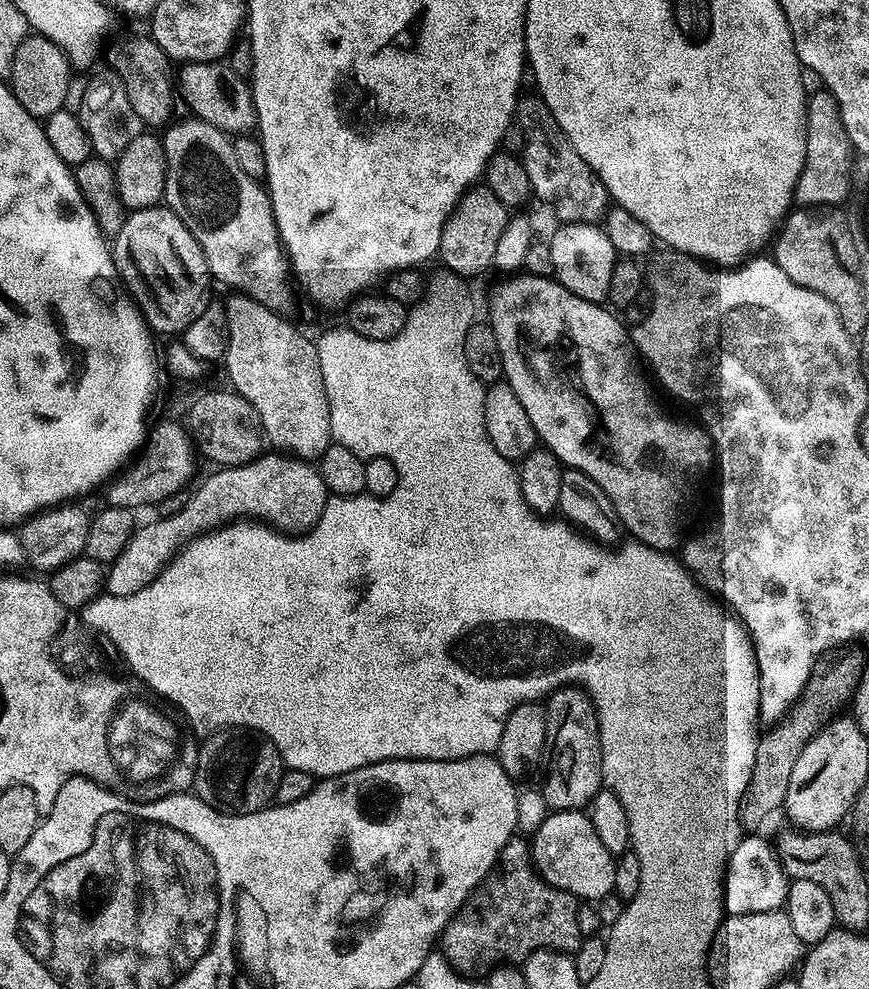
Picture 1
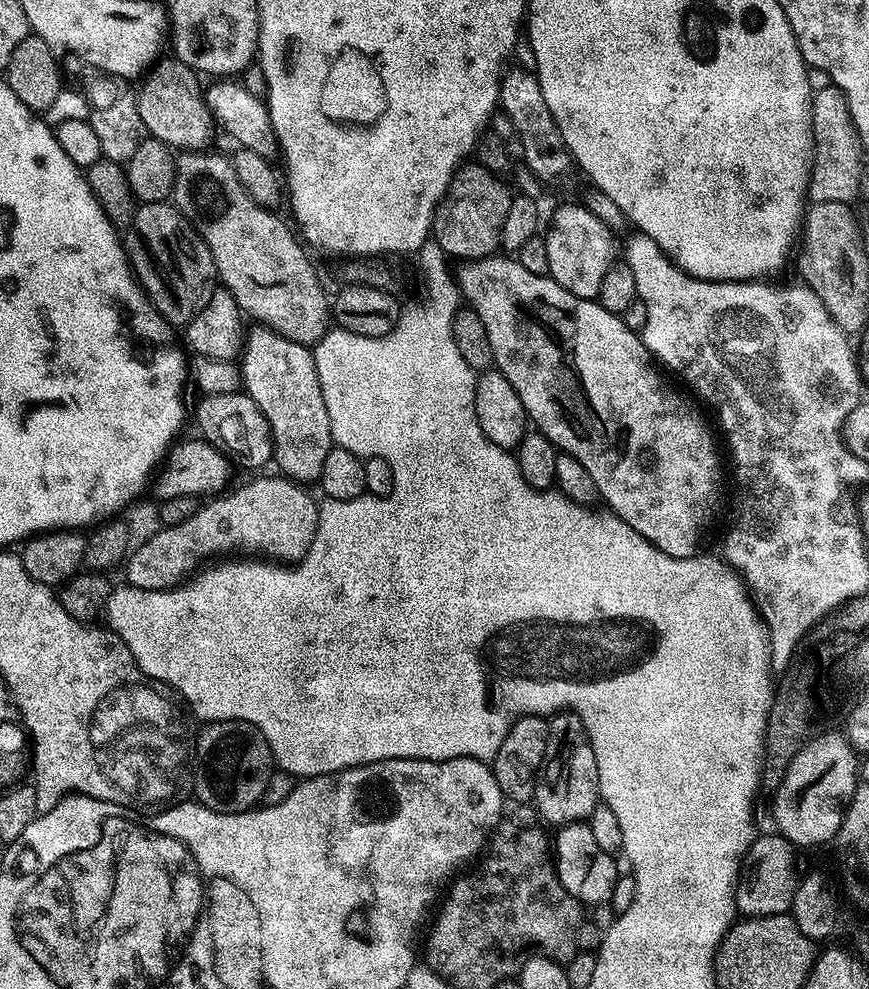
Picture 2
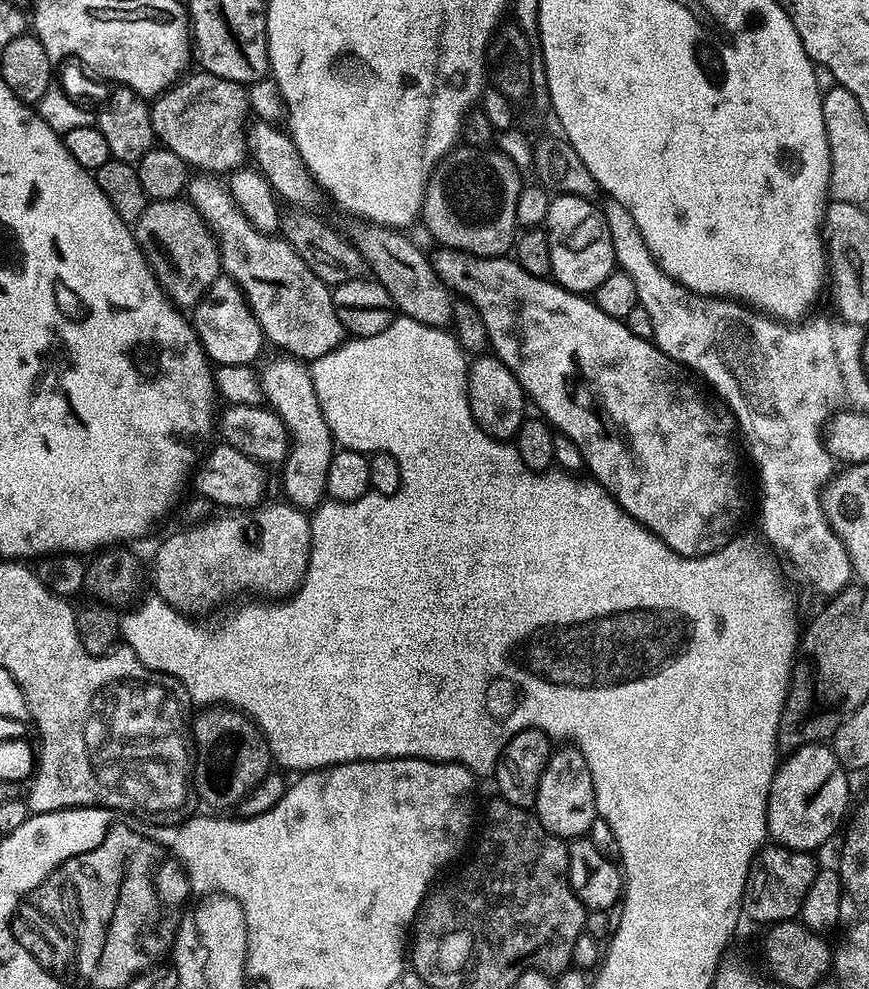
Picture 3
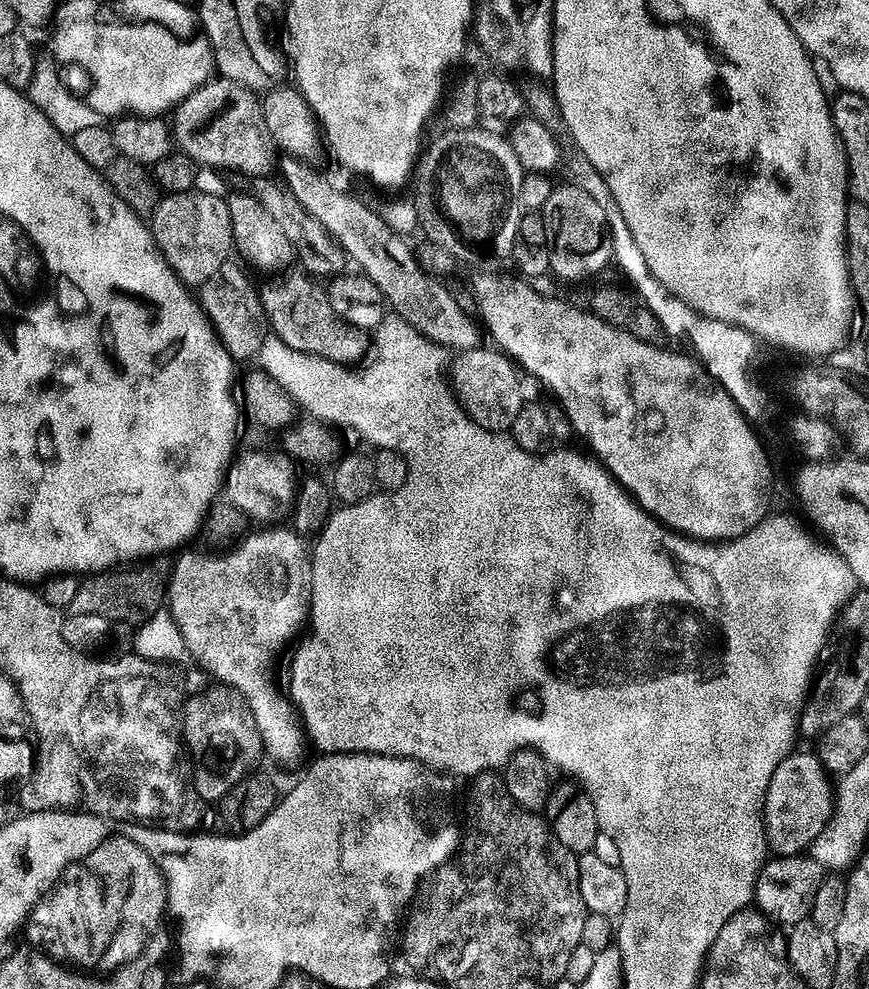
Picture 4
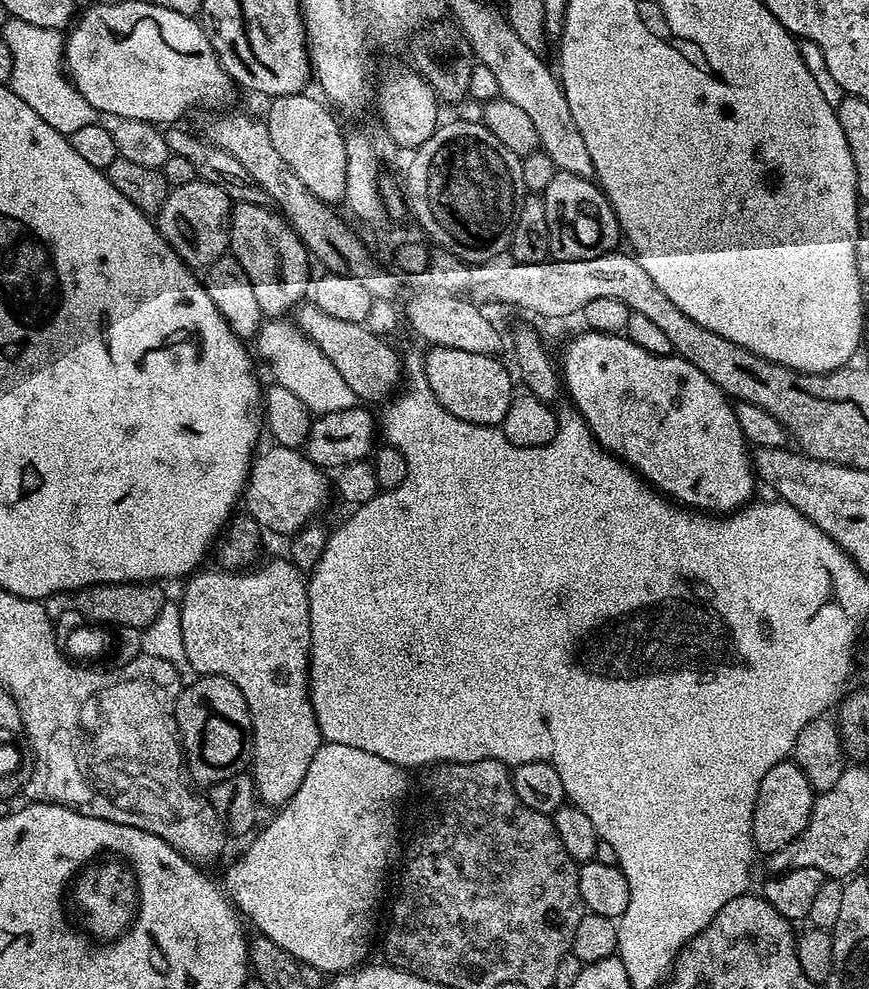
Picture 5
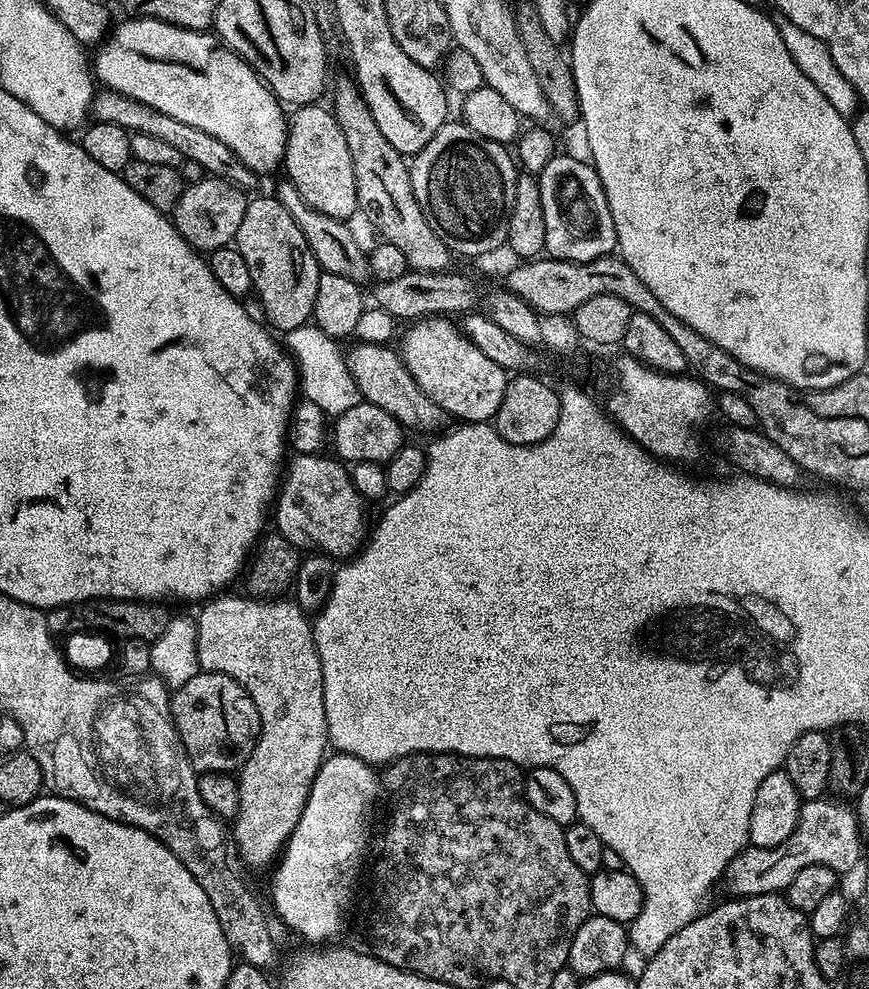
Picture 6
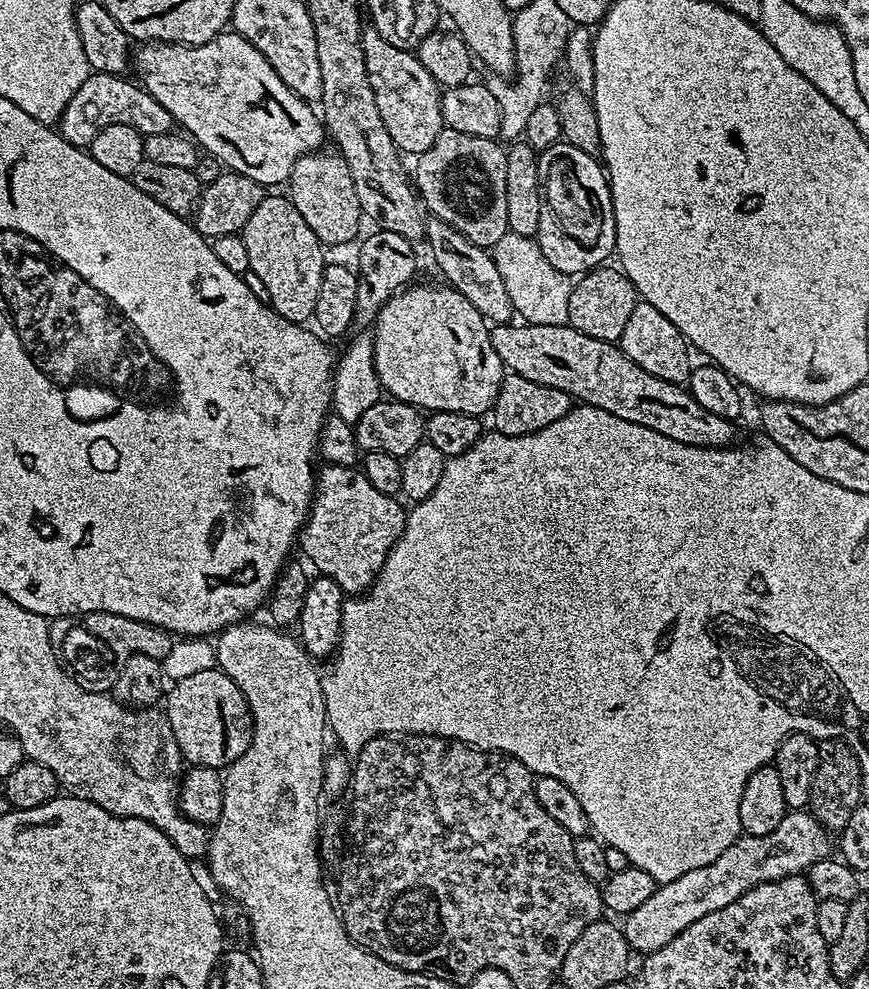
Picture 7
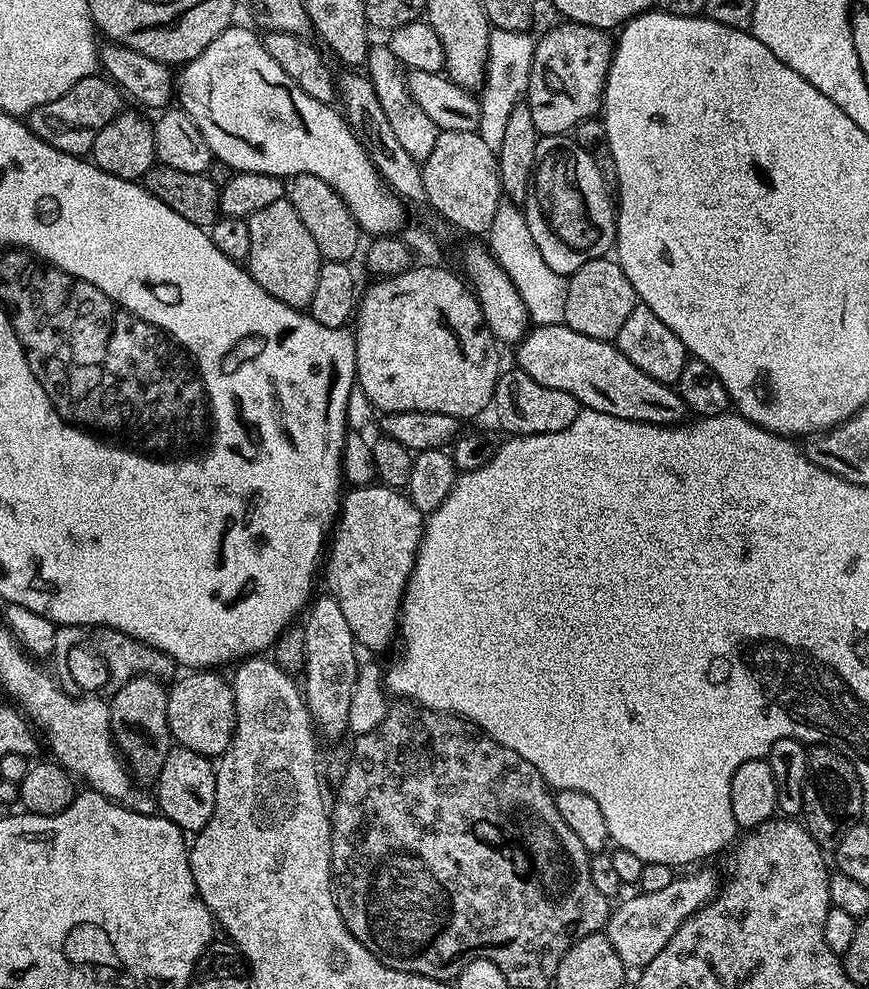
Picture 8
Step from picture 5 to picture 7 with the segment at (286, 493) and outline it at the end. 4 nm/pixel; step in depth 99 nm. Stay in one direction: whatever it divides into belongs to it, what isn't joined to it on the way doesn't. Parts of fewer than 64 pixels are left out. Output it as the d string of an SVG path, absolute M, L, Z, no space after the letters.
M324 464L316 478L312 509L298 537L303 559L316 567L319 575L334 578L346 594L367 592L402 534L406 515L403 506L397 497L374 490L359 467Z

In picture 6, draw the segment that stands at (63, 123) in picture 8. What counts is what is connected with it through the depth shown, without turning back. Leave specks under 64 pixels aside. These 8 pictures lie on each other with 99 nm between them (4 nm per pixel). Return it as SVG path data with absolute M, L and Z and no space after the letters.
M100 90L92 97L91 115L99 122L110 122L114 126L122 126L130 134L141 132L142 134L154 134L154 138L174 146L181 158L190 162L198 162L202 170L212 178L230 182L238 189L249 190L258 180L257 173L248 169L244 163L226 146L226 142L218 142L214 134L206 134L206 130L198 130L198 126L189 126L186 122L178 122L178 118L170 118L170 114L162 114L138 102L134 98L126 98L117 92Z

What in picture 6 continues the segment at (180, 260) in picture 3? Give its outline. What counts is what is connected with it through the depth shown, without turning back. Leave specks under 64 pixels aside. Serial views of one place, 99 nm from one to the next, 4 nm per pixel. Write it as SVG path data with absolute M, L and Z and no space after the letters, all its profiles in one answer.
M206 178L197 184L189 184L173 206L170 219L185 242L201 254L215 248L229 247L242 226L242 214L246 214L249 197L230 182Z

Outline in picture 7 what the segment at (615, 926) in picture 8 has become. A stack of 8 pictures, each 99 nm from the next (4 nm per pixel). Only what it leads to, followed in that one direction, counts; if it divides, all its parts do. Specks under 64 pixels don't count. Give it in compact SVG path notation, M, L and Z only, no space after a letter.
M808 810L789 811L776 829L765 836L740 835L725 852L714 858L714 862L710 862L710 866L690 870L674 882L659 885L638 910L627 913L622 921L626 942L636 954L662 950L662 946L678 938L686 926L694 926L698 918L706 918L706 914L730 906L730 902L742 898L742 894L754 890L759 884L807 873L814 862L829 859L831 852L828 851L831 848L833 851L834 844L828 839L828 829L823 828Z

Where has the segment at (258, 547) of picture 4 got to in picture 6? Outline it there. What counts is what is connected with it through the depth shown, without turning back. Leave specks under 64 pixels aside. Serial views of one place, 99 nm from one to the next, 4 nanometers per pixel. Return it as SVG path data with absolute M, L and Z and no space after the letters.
M217 594L205 601L200 612L200 617L194 620L194 639L196 641L195 663L206 672L221 672L230 678L237 680L250 694L254 706L260 715L260 734L256 738L256 745L250 754L250 758L244 763L243 768L238 772L238 783L240 785L240 805L234 823L231 825L230 832L236 835L234 848L240 851L240 856L252 868L264 868L268 863L271 865L283 853L284 846L287 844L294 826L298 824L298 818L302 816L302 810L308 801L308 795L312 789L314 778L320 769L326 753L329 751L328 727L326 726L326 706L324 705L324 687L322 686L322 662L316 649L316 643L312 637L313 621L309 613L301 610L292 598L249 598L247 595L228 596L229 594Z

